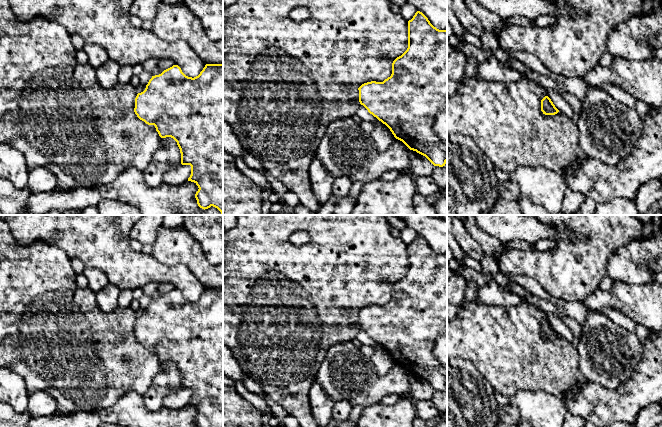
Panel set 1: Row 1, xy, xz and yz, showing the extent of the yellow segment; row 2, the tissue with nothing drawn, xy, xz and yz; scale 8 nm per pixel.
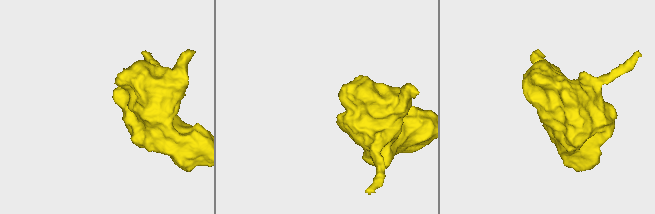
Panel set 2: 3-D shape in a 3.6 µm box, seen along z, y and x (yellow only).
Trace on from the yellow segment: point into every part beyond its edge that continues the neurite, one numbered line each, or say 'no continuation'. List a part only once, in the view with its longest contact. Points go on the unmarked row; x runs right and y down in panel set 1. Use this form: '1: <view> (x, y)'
no continuation

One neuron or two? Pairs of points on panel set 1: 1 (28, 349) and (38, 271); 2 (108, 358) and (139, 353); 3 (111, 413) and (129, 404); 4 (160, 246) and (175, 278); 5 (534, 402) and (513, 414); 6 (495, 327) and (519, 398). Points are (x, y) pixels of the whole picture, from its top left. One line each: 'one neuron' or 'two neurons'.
1: one neuron
2: one neuron
3: one neuron
4: two neurons
5: two neurons
6: two neurons

